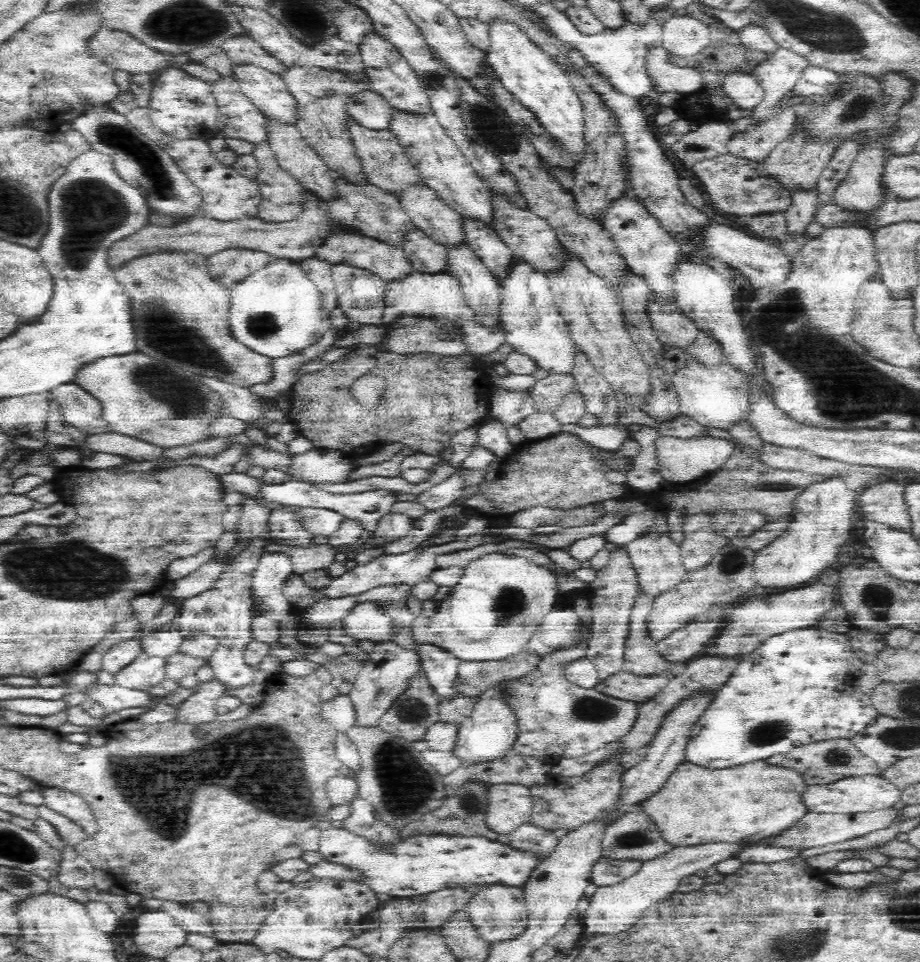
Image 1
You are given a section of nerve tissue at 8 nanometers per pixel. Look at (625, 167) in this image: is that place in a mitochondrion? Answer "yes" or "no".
no

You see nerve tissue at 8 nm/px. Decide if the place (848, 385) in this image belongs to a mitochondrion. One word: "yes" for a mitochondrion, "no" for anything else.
yes

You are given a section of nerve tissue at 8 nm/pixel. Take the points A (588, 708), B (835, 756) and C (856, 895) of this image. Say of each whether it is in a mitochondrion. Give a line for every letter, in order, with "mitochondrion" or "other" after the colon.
A: mitochondrion
B: mitochondrion
C: other

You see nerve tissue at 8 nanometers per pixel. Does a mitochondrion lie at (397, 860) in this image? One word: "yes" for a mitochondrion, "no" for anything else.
no

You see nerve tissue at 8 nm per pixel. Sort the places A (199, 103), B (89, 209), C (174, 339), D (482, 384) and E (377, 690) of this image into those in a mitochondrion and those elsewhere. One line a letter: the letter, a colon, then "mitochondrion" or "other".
A: other
B: mitochondrion
C: mitochondrion
D: other
E: mitochondrion

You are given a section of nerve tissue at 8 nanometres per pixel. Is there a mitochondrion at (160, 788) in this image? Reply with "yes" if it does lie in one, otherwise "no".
yes

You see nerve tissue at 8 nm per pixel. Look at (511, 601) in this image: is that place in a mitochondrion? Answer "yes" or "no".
yes

